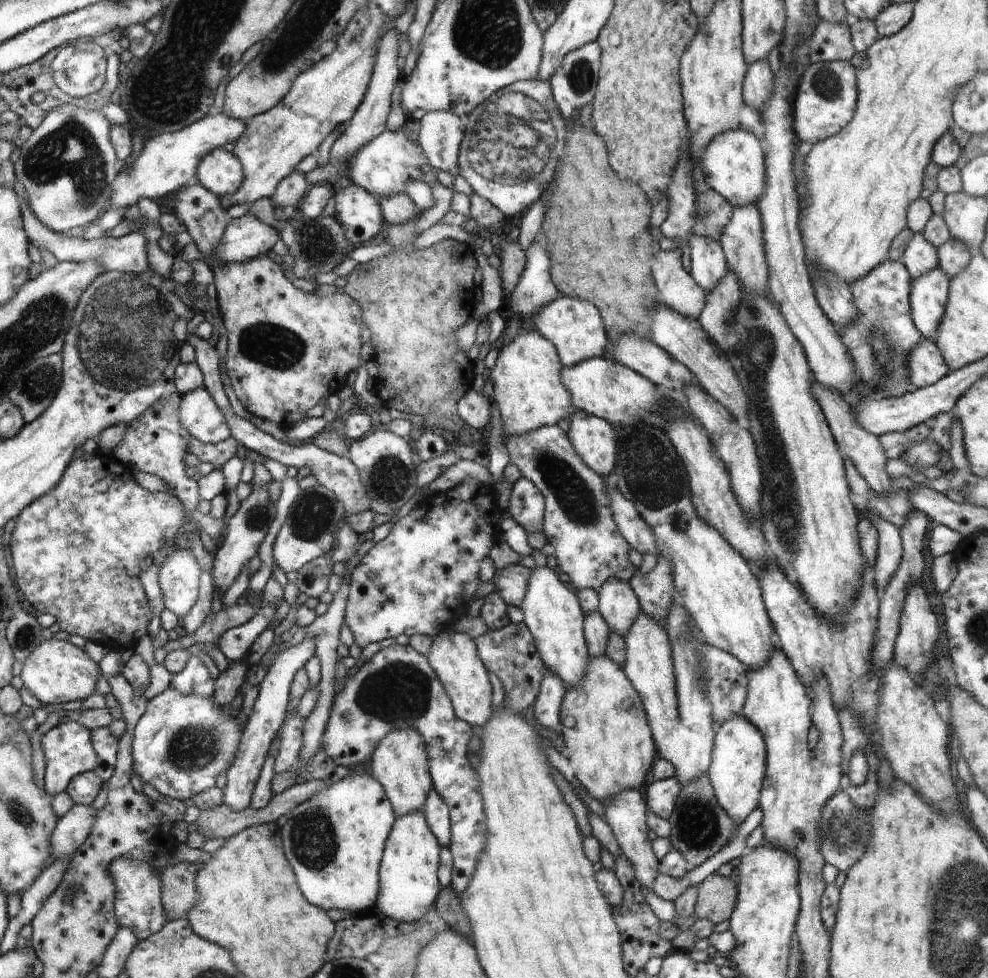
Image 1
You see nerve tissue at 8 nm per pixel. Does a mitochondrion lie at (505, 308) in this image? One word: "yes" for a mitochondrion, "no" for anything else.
no

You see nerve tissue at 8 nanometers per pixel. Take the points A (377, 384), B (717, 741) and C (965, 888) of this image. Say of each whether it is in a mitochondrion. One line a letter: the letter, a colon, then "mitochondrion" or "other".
A: other
B: other
C: mitochondrion

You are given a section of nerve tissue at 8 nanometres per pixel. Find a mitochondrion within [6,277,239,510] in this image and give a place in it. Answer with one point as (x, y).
(37, 386)

